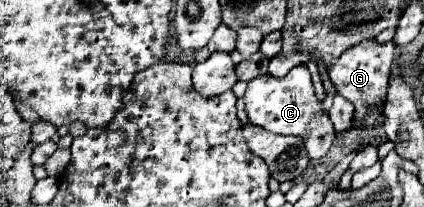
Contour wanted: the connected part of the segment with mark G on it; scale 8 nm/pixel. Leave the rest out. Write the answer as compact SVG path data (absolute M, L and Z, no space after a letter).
M363 40L361 44L345 50L331 66L329 66L329 78L335 84L337 92L345 96L355 106L355 118L361 120L365 112L377 104L387 94L387 80L391 72L391 62L395 56L393 42L377 44L375 40Z

